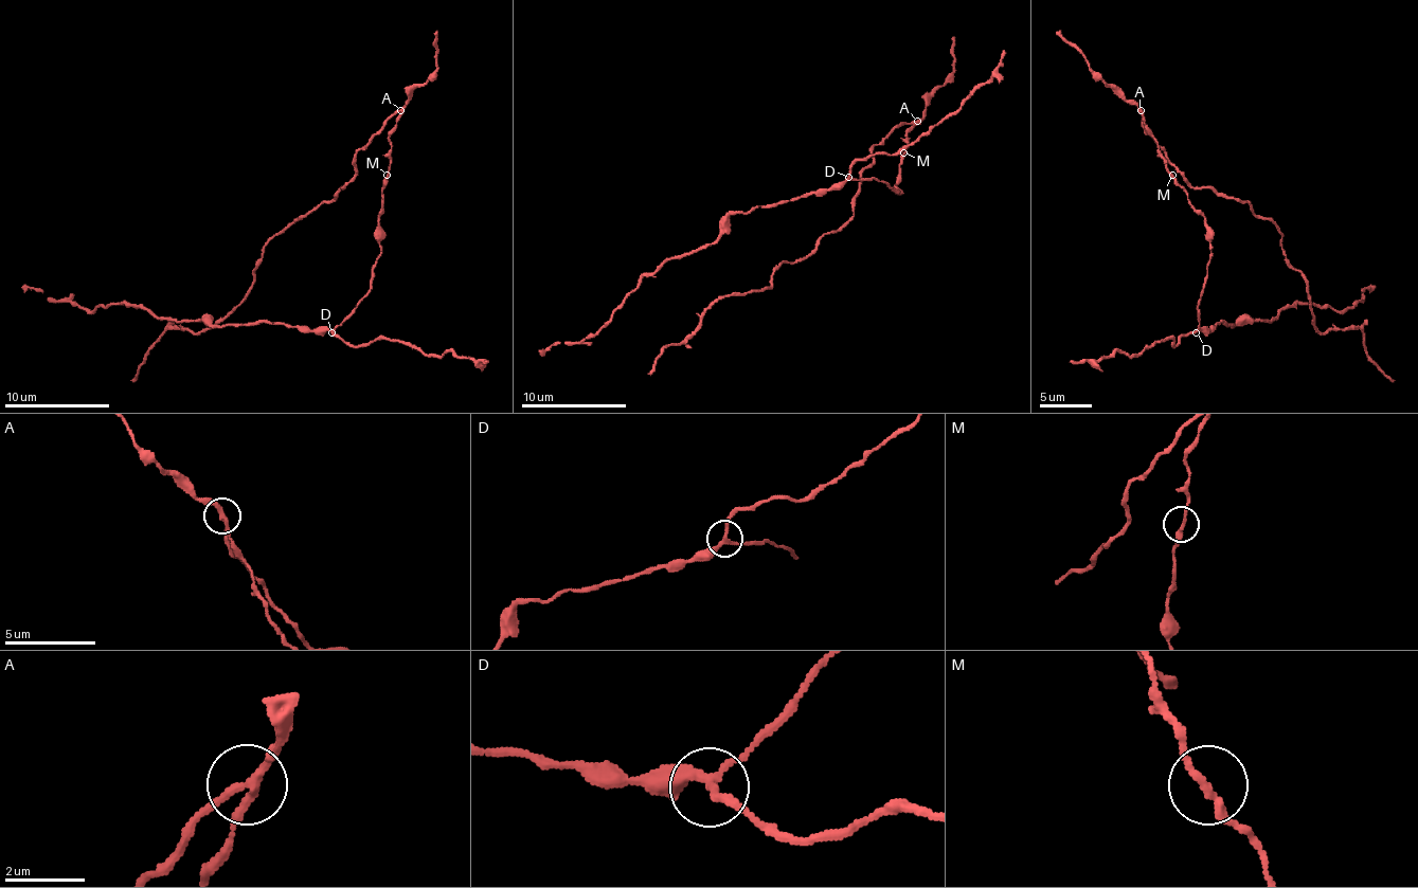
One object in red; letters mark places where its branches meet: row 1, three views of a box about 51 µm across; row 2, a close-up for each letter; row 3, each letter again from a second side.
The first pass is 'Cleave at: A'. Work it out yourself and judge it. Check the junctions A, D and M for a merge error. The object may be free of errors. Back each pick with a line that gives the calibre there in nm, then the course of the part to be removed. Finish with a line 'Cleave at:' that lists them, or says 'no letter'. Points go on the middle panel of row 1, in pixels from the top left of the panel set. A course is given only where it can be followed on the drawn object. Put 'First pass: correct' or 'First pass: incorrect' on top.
First pass: correct
A: 200 nm | (917, 122), (873, 147), (854, 213), (781, 263), (768, 289), (718, 300), (647, 373)
Cleave at: A

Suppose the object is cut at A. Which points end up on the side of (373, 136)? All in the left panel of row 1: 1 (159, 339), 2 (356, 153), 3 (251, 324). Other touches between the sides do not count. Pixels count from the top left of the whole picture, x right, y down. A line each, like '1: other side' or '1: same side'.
1: same side
2: same side
3: other side

